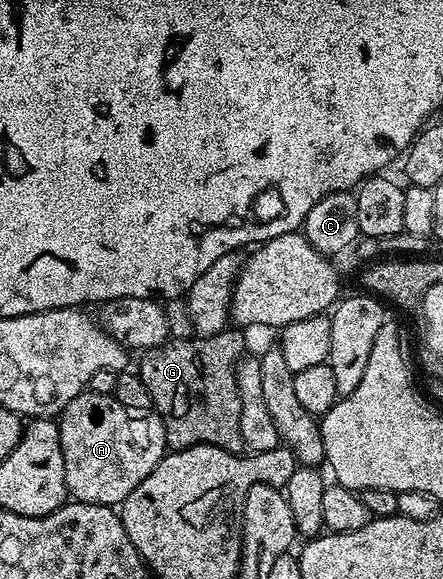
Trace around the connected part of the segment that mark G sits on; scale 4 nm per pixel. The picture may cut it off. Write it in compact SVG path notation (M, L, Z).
M226 330L214 336L203 336L191 340L175 340L170 338L166 340L165 343L159 345L158 348L148 349L148 351L142 355L145 357L141 360L139 375L143 378L143 386L147 386L147 394L151 394L151 402L153 403L152 411L156 412L157 415L161 417L161 421L165 427L165 443L170 449L183 449L193 447L196 444L214 444L225 451L233 453L241 454L246 451L246 446L243 442L243 434L239 434L239 390L237 389L237 377L235 375L235 365L242 353L246 351L244 348L244 338L237 332Z

